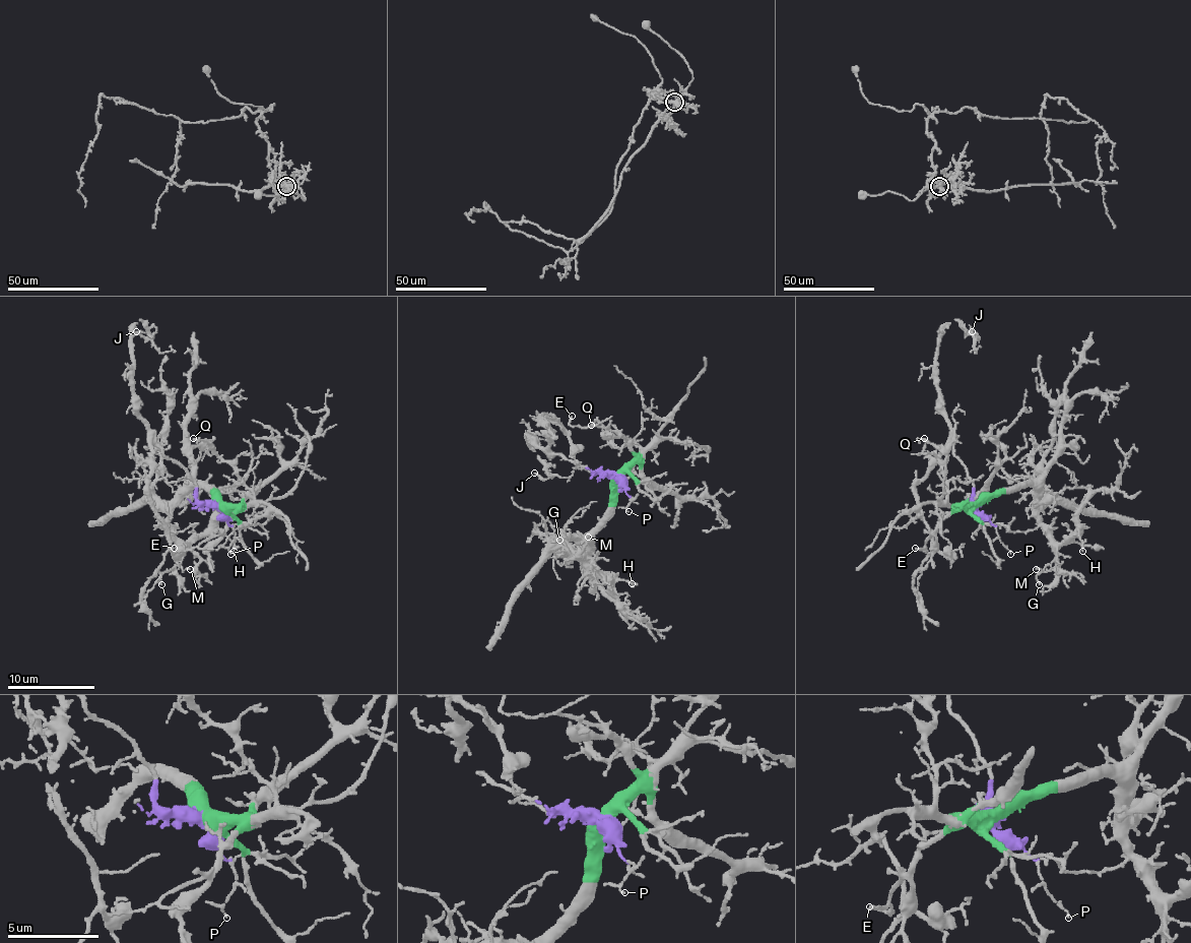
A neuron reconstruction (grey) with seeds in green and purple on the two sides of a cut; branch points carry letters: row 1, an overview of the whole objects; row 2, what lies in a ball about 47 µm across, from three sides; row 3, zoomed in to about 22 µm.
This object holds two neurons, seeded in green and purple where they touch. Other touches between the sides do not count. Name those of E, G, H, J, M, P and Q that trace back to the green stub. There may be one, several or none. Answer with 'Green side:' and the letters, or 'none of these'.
Green side: E, G, H, M, Q

